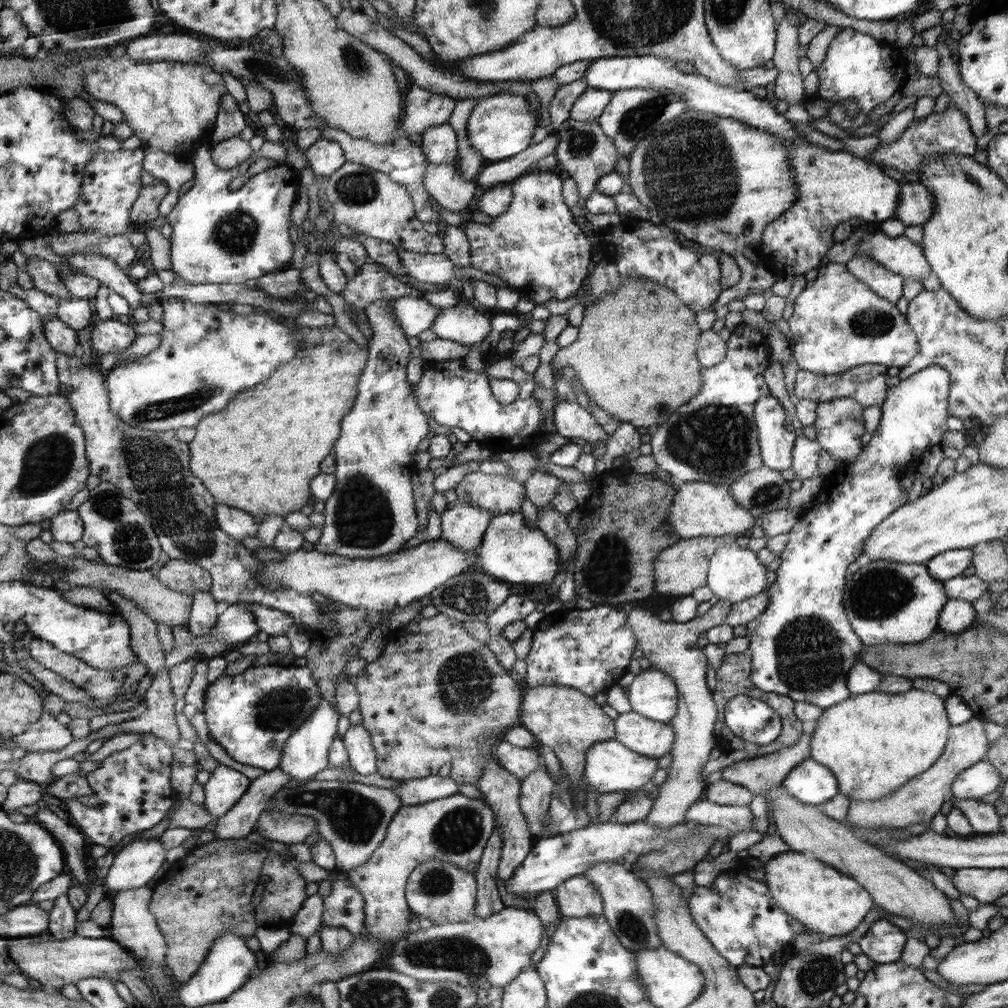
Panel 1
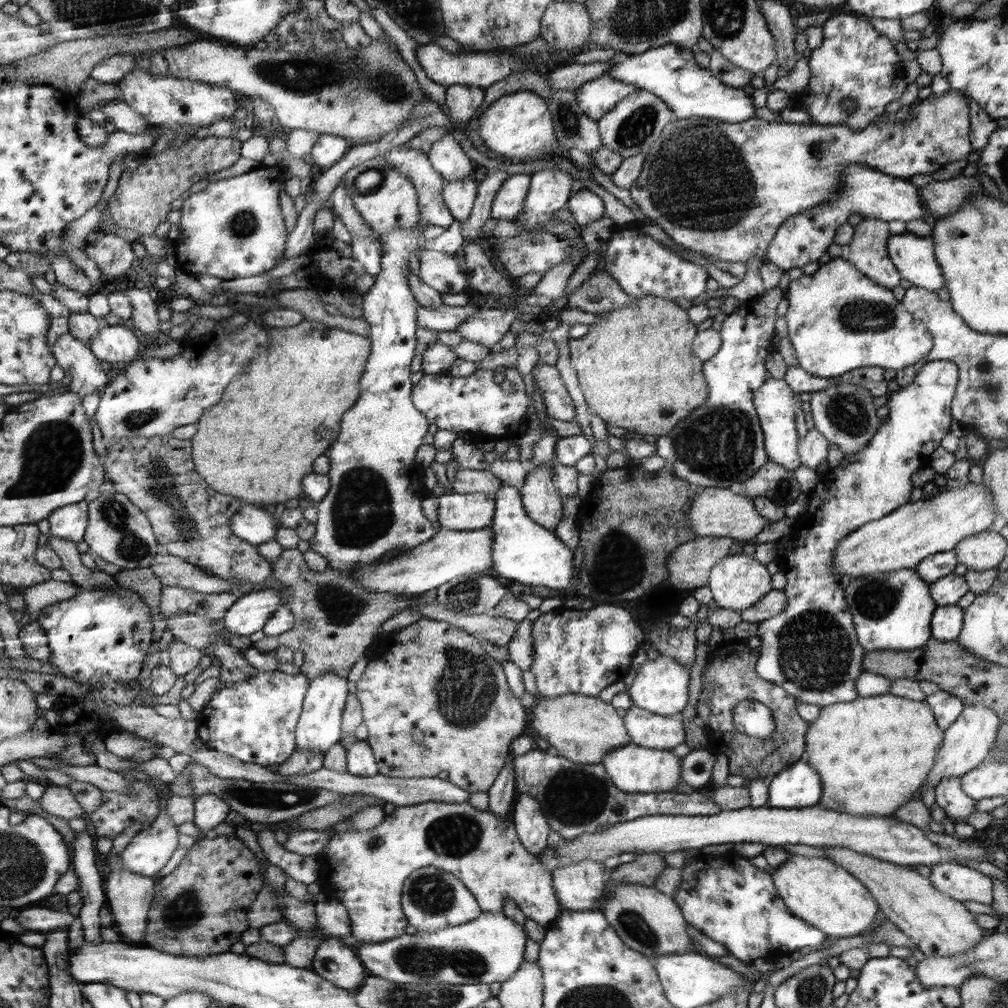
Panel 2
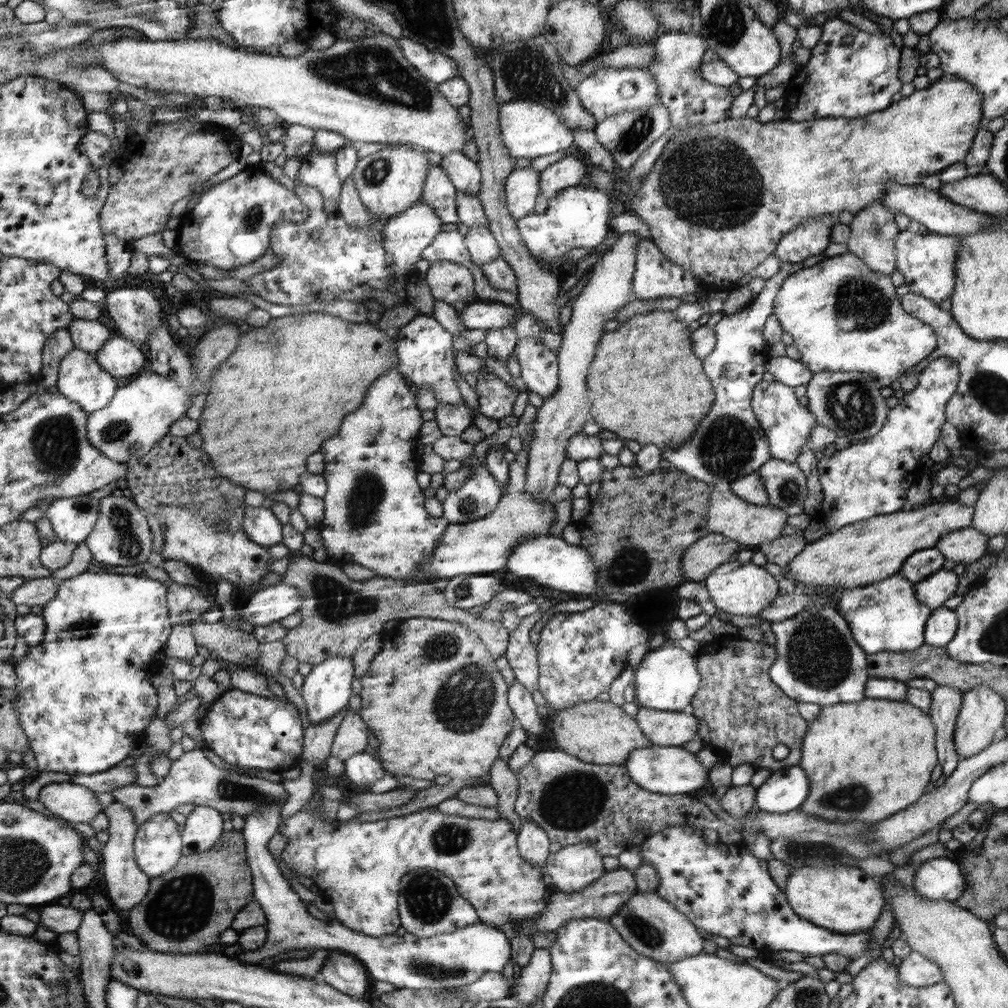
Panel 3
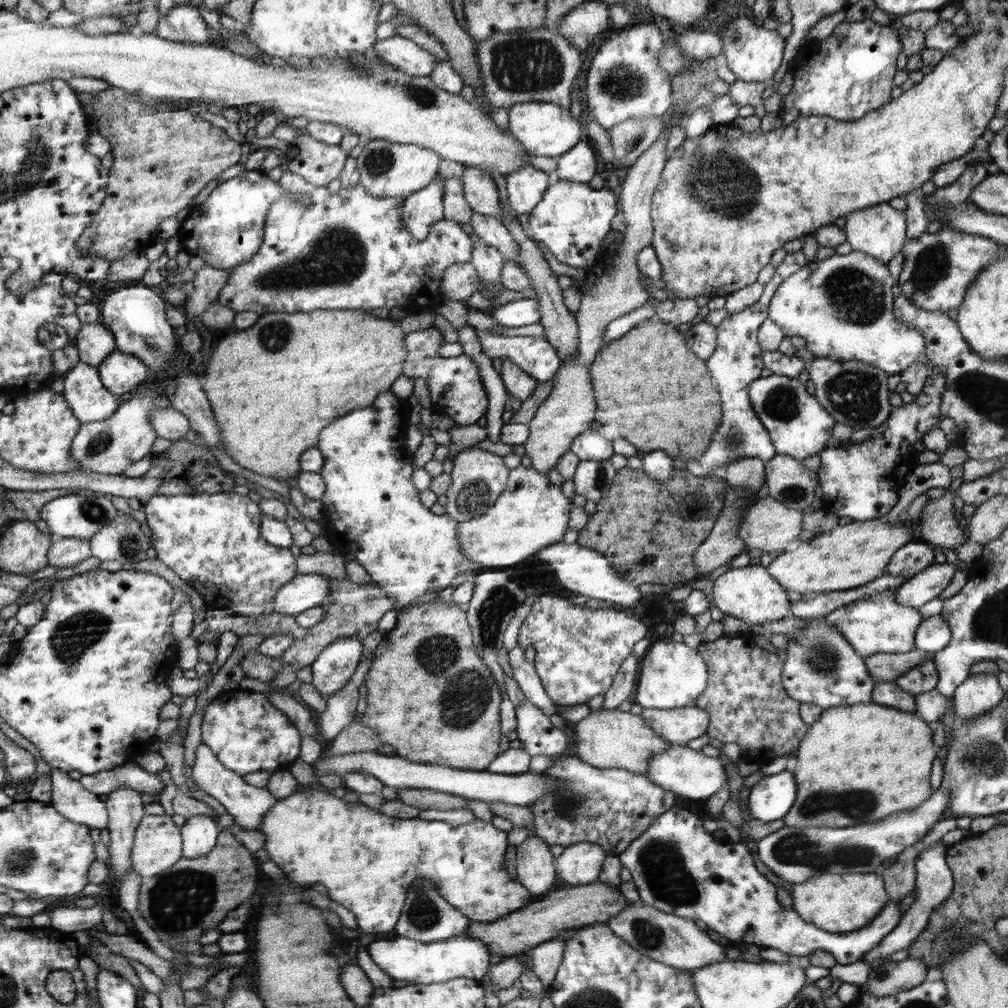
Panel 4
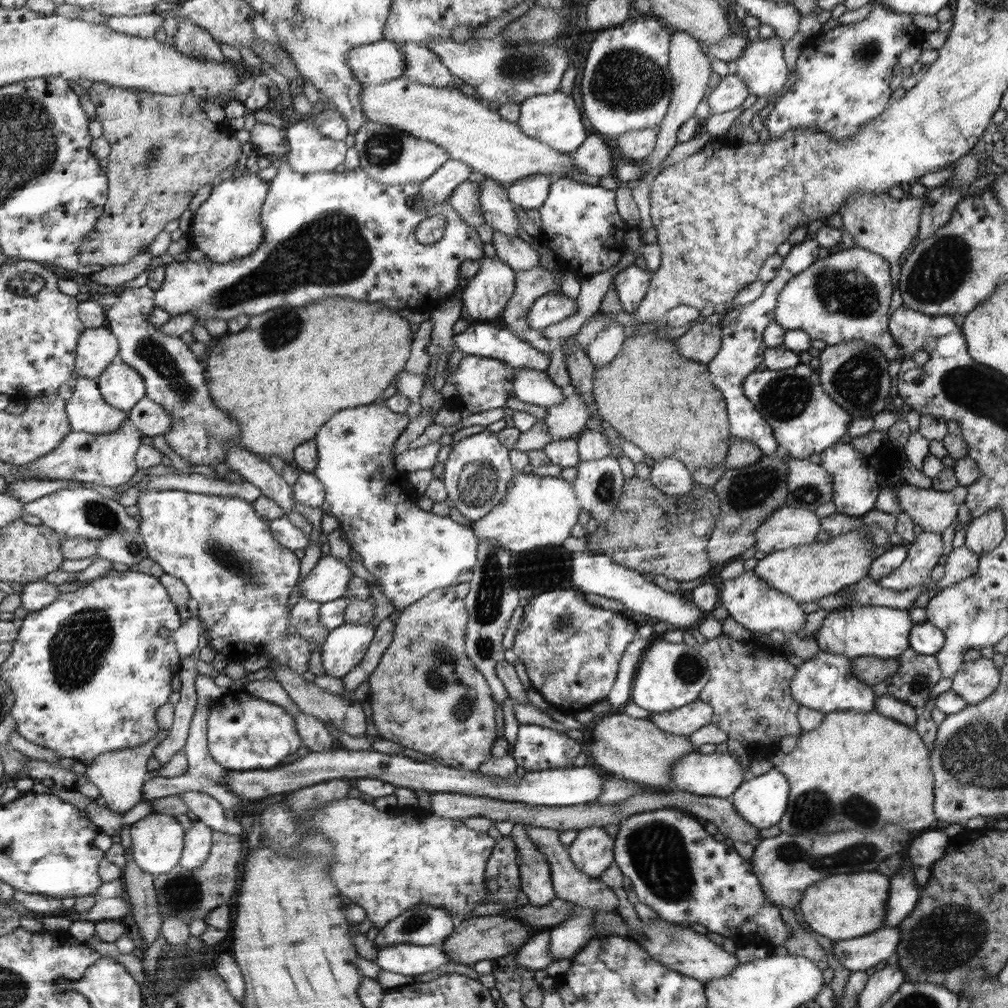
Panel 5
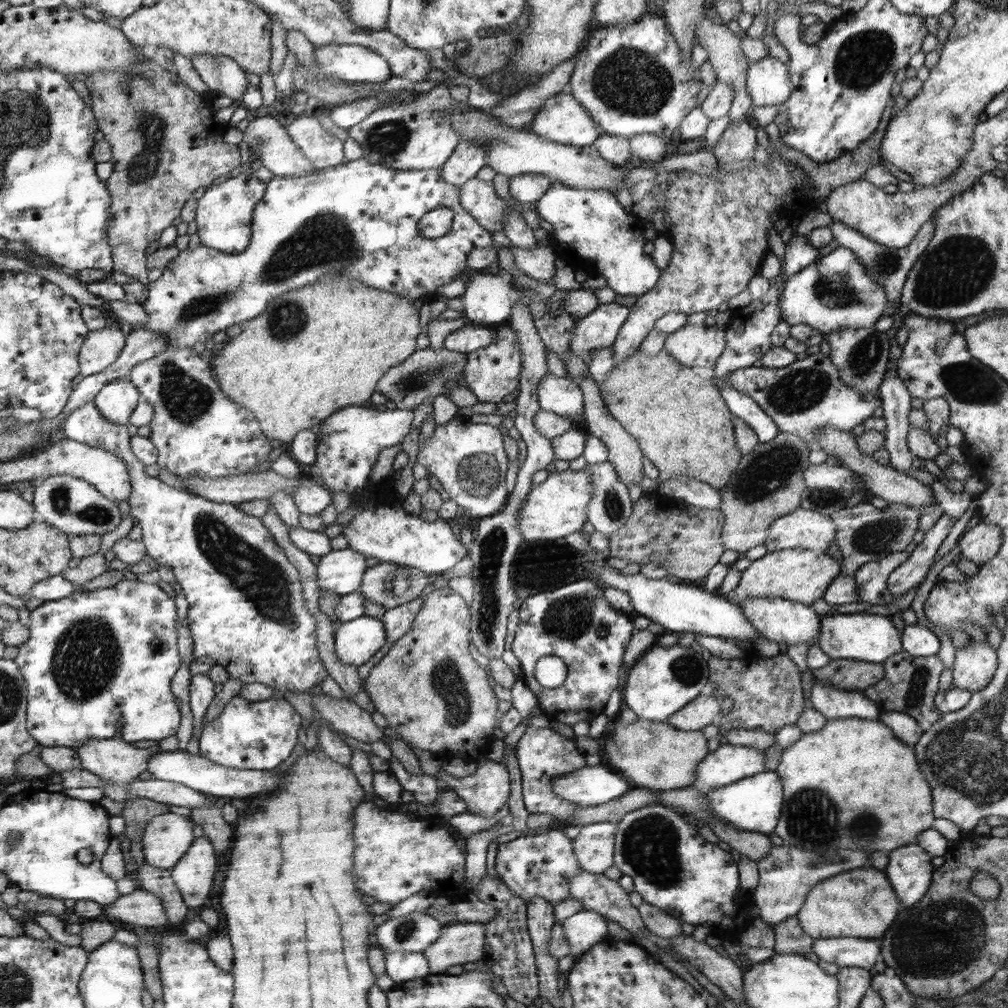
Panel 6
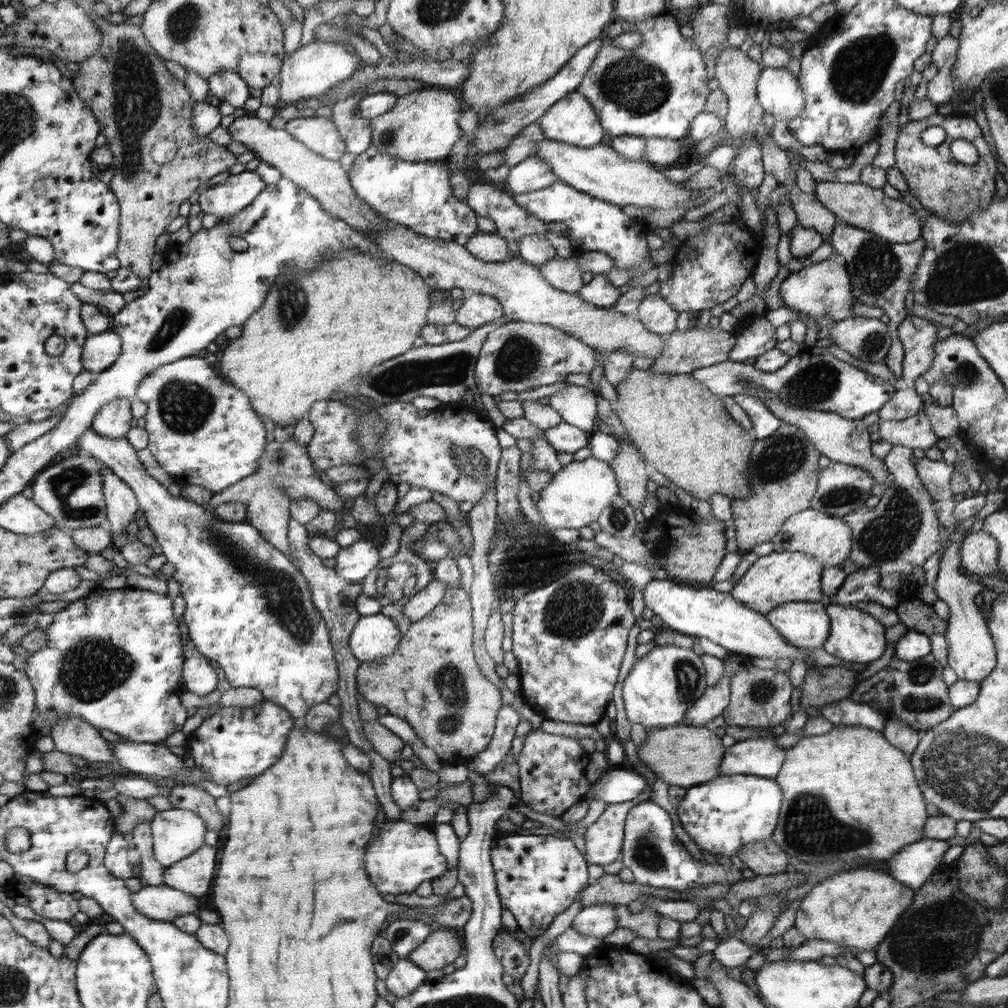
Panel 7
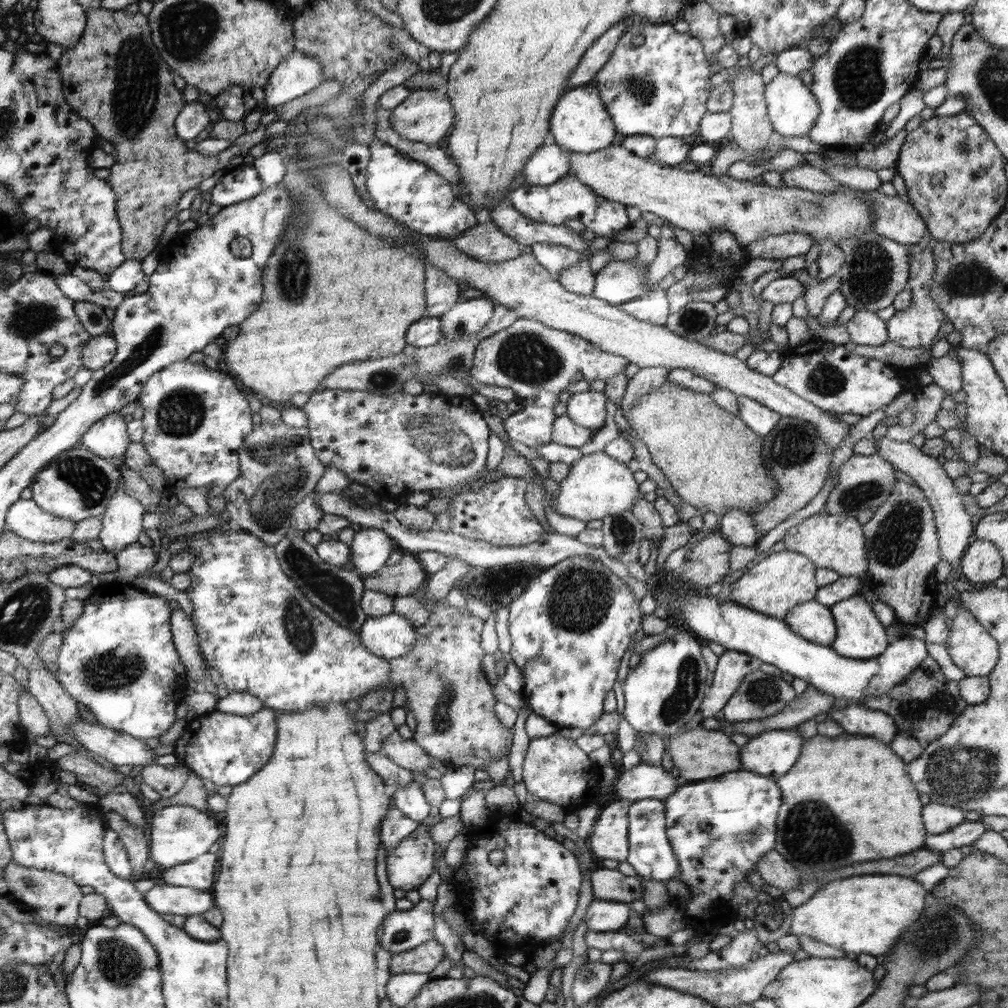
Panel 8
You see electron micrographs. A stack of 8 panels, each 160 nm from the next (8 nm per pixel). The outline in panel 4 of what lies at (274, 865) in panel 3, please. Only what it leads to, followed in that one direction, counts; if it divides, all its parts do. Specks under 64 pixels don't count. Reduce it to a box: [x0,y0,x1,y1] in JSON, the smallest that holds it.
[191,742,490,984]

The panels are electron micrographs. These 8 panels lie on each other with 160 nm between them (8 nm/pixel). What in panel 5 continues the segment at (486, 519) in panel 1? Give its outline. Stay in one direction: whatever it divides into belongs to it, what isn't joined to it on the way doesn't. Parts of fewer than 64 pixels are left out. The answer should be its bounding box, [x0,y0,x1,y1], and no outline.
[442,429,513,522]

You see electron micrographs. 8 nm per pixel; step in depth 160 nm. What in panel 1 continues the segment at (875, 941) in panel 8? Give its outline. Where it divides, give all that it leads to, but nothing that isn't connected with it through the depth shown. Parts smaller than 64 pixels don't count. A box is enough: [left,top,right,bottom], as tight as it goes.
[764,850,872,938]

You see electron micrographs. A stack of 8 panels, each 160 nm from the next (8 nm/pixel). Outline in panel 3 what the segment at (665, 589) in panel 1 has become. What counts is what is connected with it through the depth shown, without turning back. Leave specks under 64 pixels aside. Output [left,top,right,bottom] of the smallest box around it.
[682,532,740,582]

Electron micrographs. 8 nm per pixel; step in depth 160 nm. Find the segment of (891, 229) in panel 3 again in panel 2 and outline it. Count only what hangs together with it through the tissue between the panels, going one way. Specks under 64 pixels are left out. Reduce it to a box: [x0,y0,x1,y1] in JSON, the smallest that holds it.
[848,217,902,290]

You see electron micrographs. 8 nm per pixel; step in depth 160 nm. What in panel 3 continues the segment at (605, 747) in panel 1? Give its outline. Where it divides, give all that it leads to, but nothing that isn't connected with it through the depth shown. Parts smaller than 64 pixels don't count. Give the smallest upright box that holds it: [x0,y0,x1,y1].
[624,746,709,795]

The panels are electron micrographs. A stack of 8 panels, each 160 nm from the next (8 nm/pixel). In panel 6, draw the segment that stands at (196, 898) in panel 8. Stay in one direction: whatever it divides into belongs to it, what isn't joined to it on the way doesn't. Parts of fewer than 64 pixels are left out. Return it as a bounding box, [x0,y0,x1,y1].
[103,888,168,930]

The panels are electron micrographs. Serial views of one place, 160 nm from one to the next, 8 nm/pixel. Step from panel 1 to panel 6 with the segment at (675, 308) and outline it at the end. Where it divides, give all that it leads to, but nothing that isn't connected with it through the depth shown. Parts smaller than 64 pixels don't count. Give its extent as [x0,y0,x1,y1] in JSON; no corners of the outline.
[599,349,743,489]

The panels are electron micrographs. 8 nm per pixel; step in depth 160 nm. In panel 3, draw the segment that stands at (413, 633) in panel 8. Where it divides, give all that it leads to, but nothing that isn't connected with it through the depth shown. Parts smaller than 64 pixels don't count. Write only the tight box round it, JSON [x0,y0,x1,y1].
[302,655,355,726]

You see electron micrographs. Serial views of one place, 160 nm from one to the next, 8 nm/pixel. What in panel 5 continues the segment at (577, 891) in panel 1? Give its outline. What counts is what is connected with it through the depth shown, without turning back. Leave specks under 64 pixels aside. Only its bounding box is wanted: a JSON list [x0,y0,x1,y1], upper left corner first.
[567,827,614,878]

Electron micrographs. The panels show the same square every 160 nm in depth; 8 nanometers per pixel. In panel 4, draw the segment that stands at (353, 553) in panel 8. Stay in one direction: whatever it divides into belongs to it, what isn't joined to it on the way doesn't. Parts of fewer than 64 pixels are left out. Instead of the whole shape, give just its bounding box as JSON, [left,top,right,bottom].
[274,574,330,617]

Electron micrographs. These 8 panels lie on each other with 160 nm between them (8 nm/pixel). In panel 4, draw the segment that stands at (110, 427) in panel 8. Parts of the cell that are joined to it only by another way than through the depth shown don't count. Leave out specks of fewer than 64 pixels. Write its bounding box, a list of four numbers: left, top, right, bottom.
[98,351,148,399]

